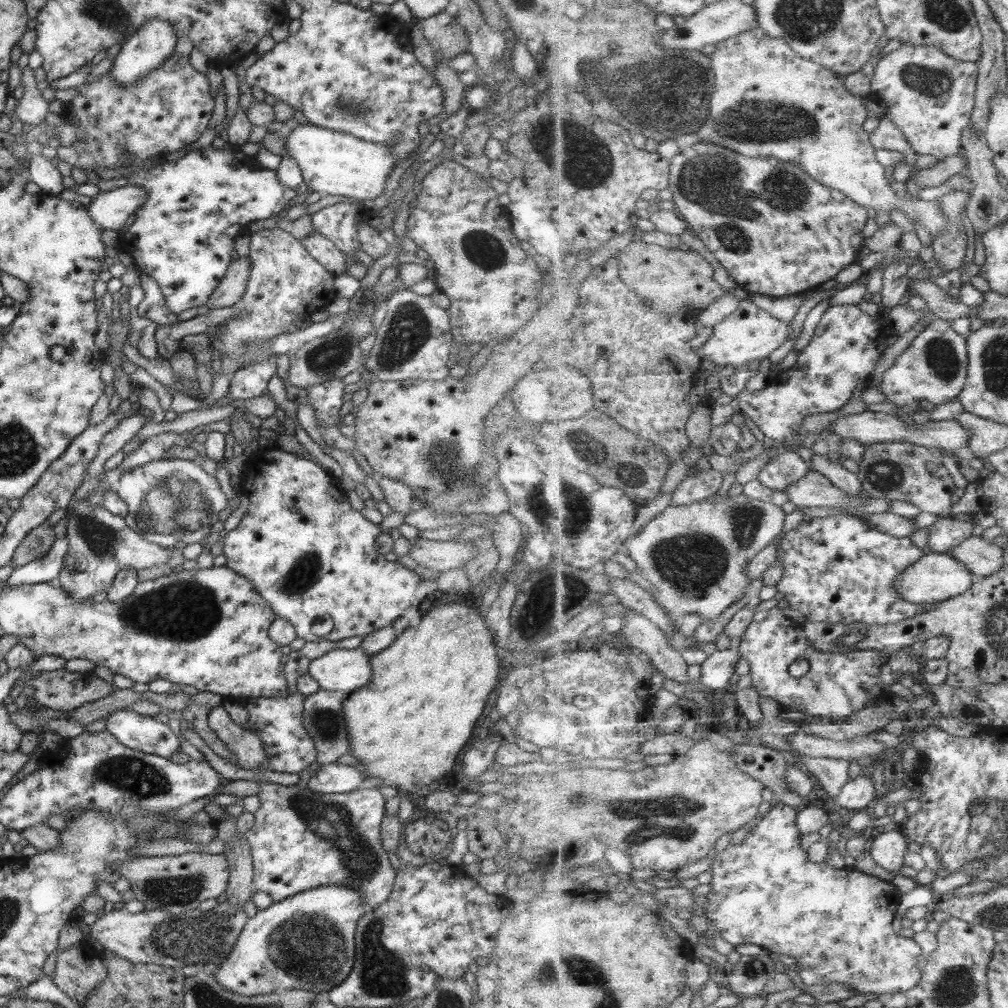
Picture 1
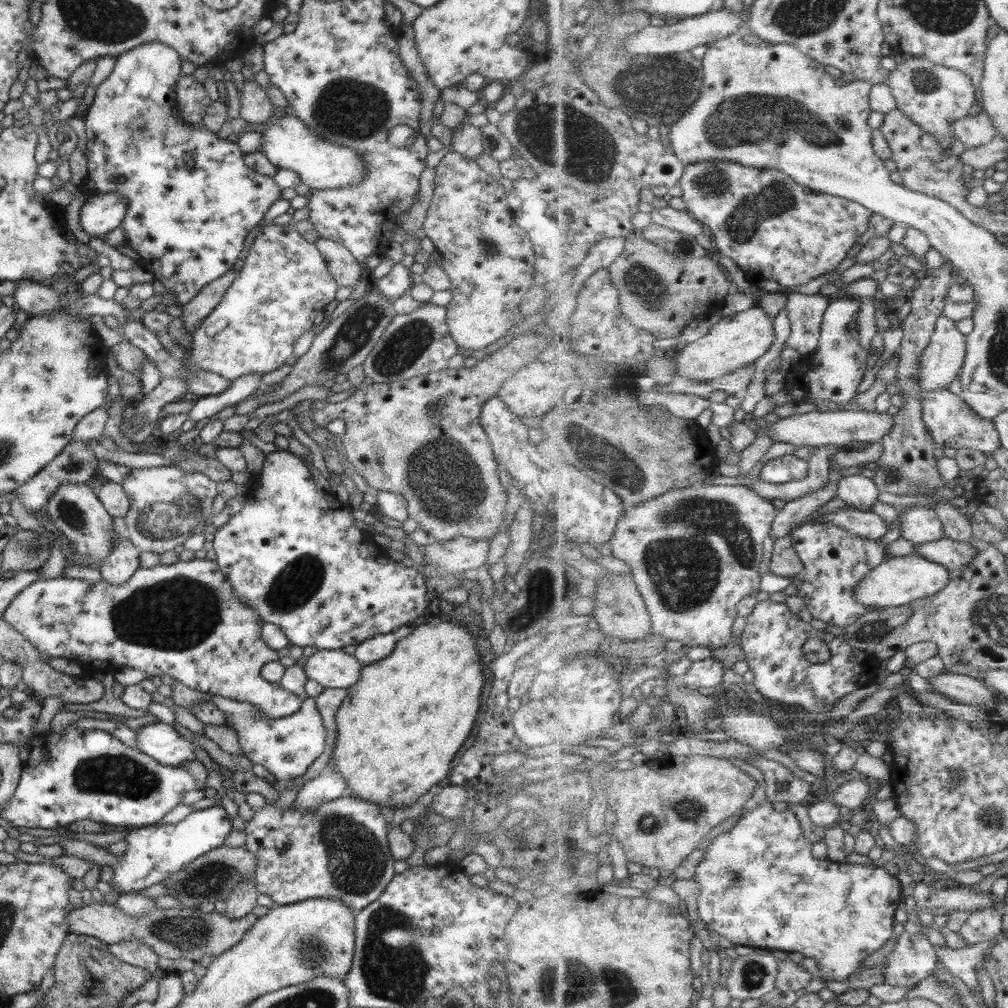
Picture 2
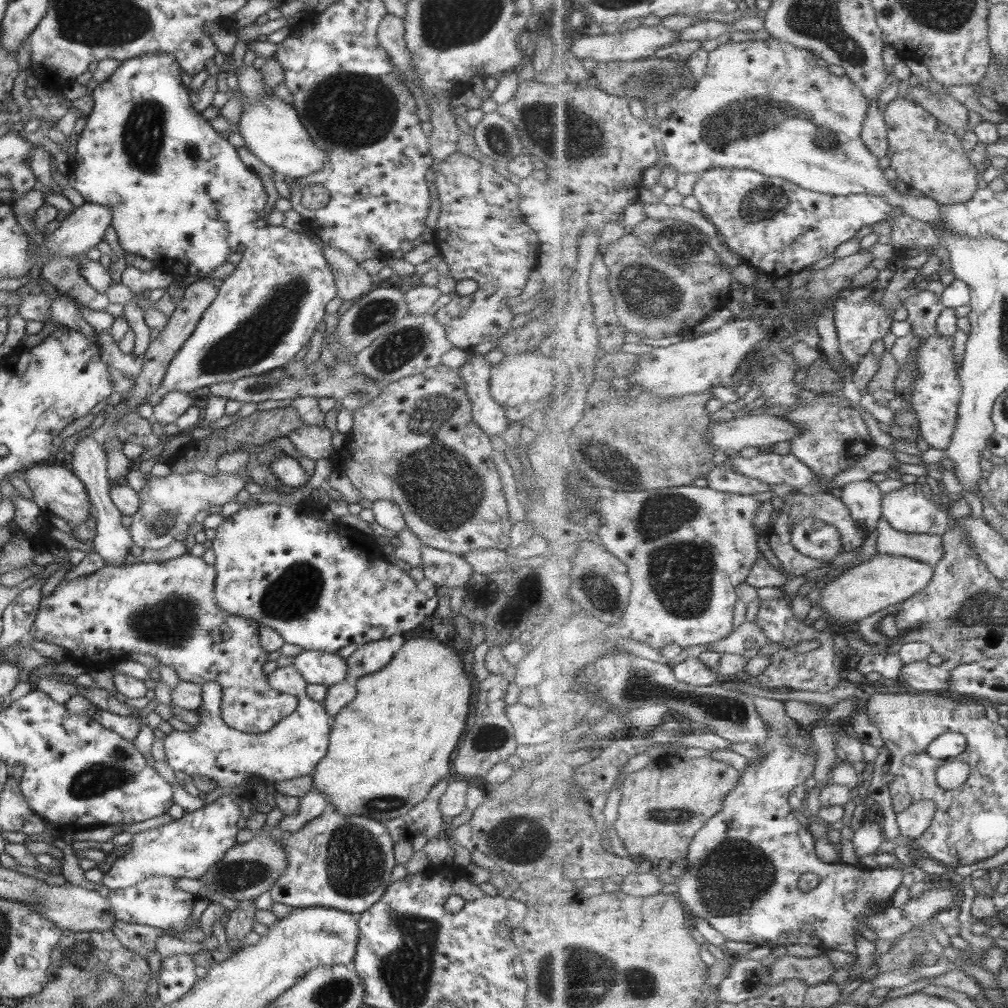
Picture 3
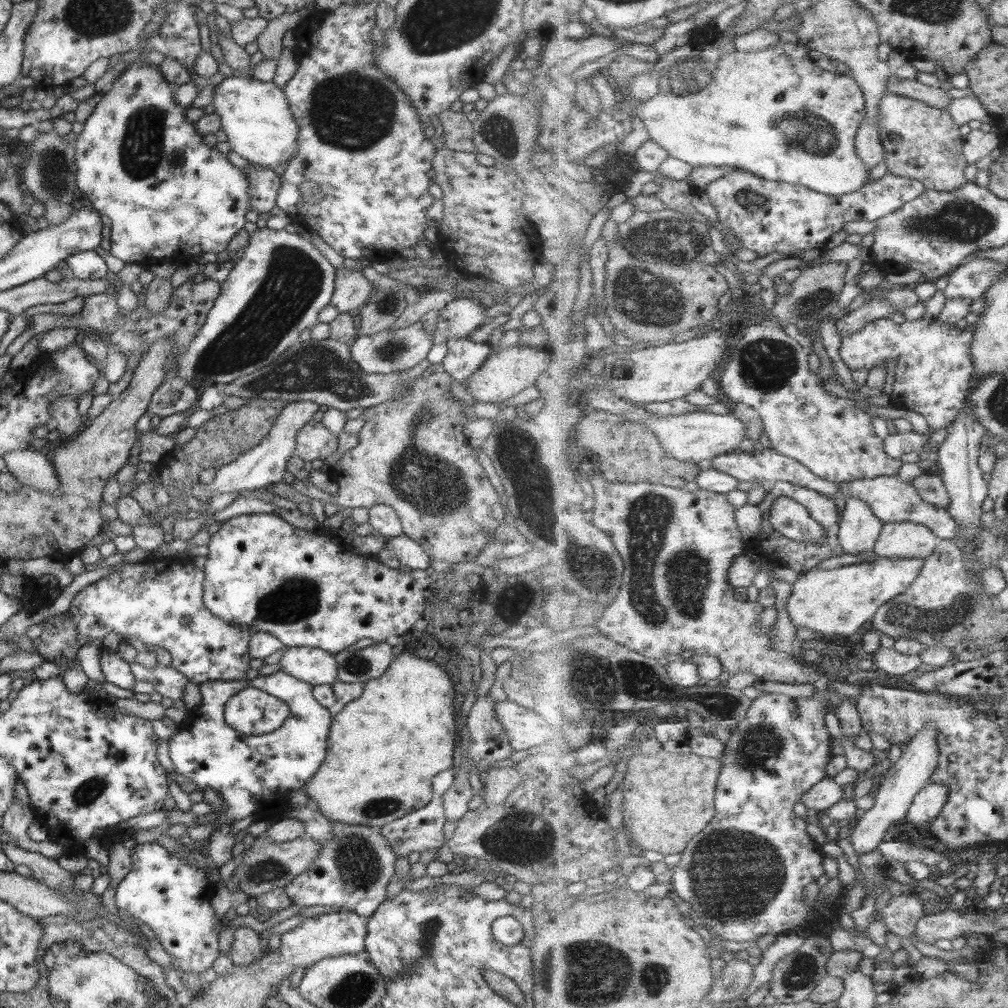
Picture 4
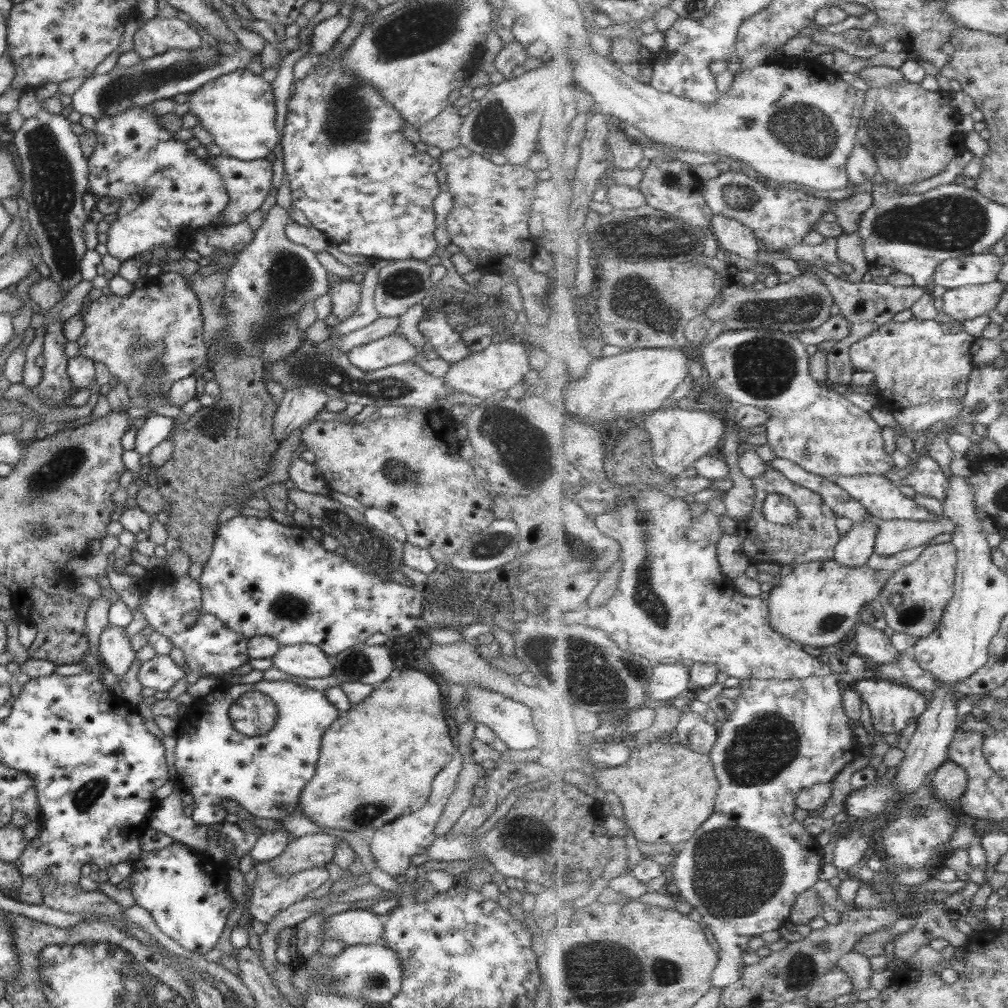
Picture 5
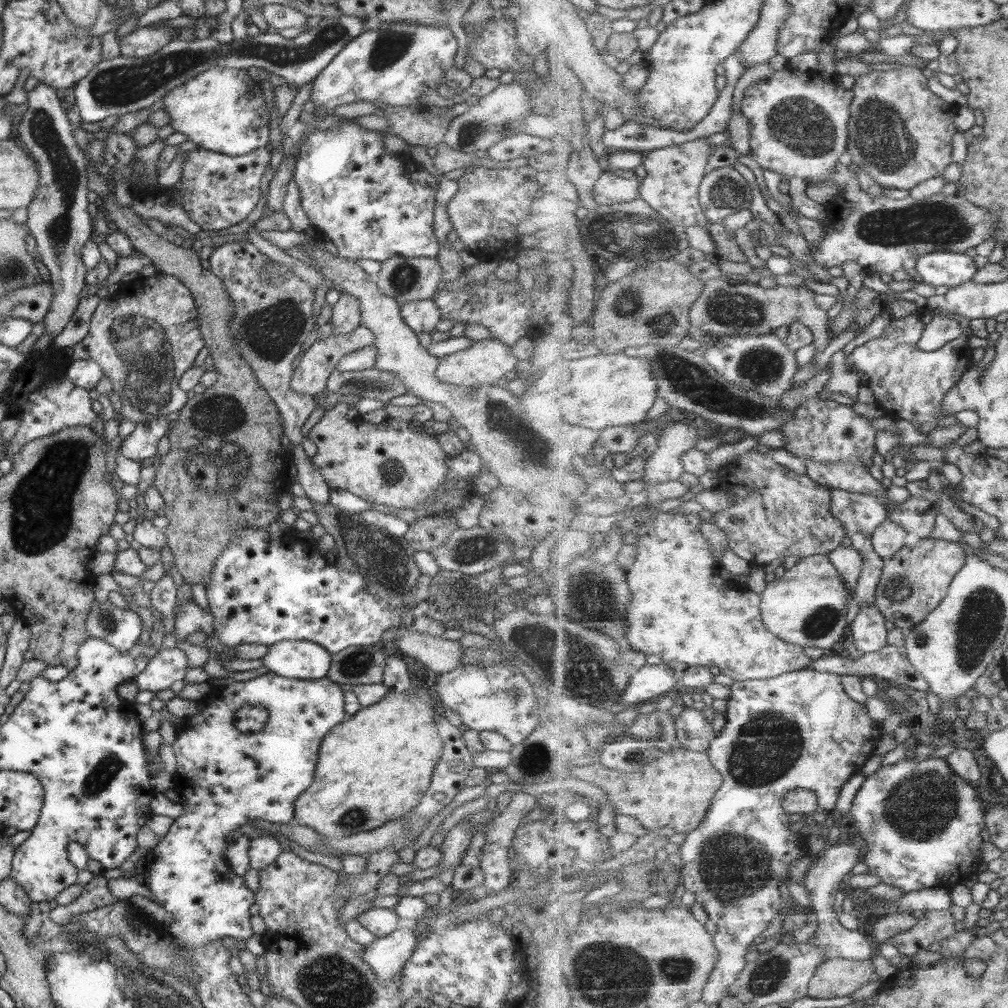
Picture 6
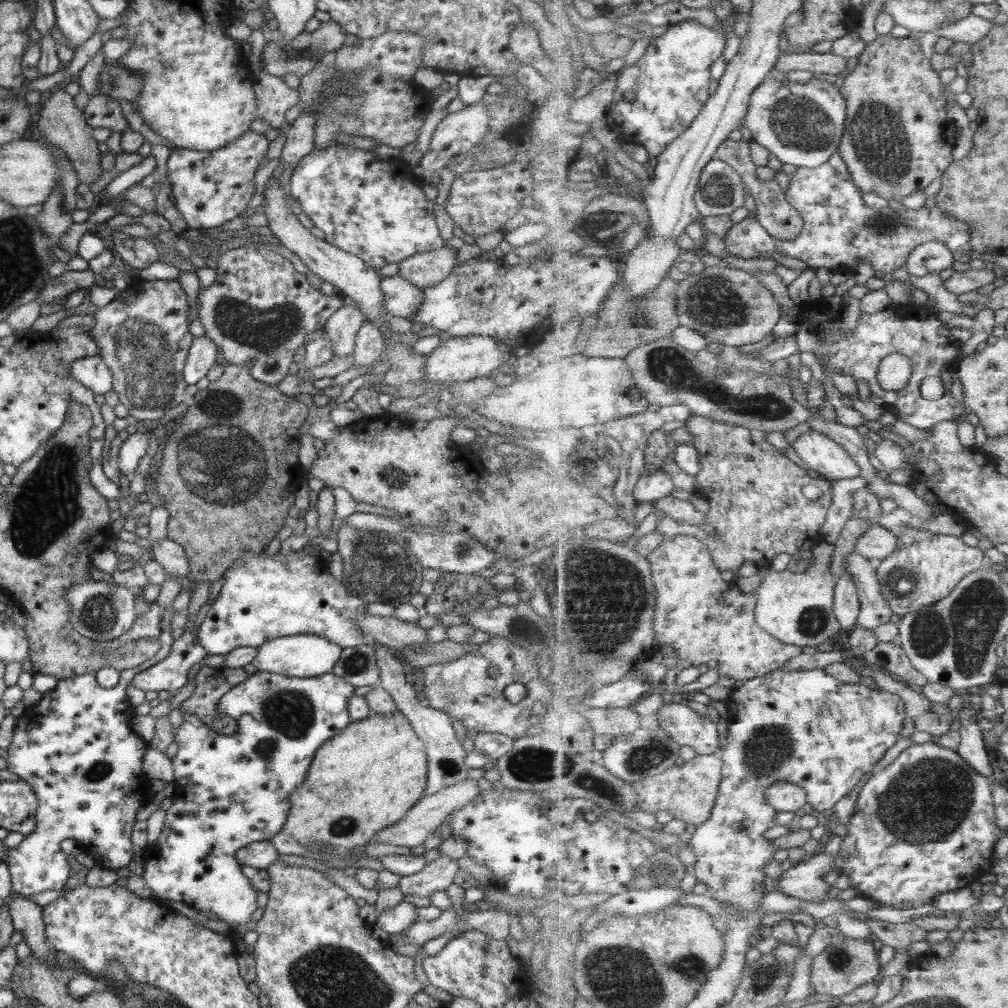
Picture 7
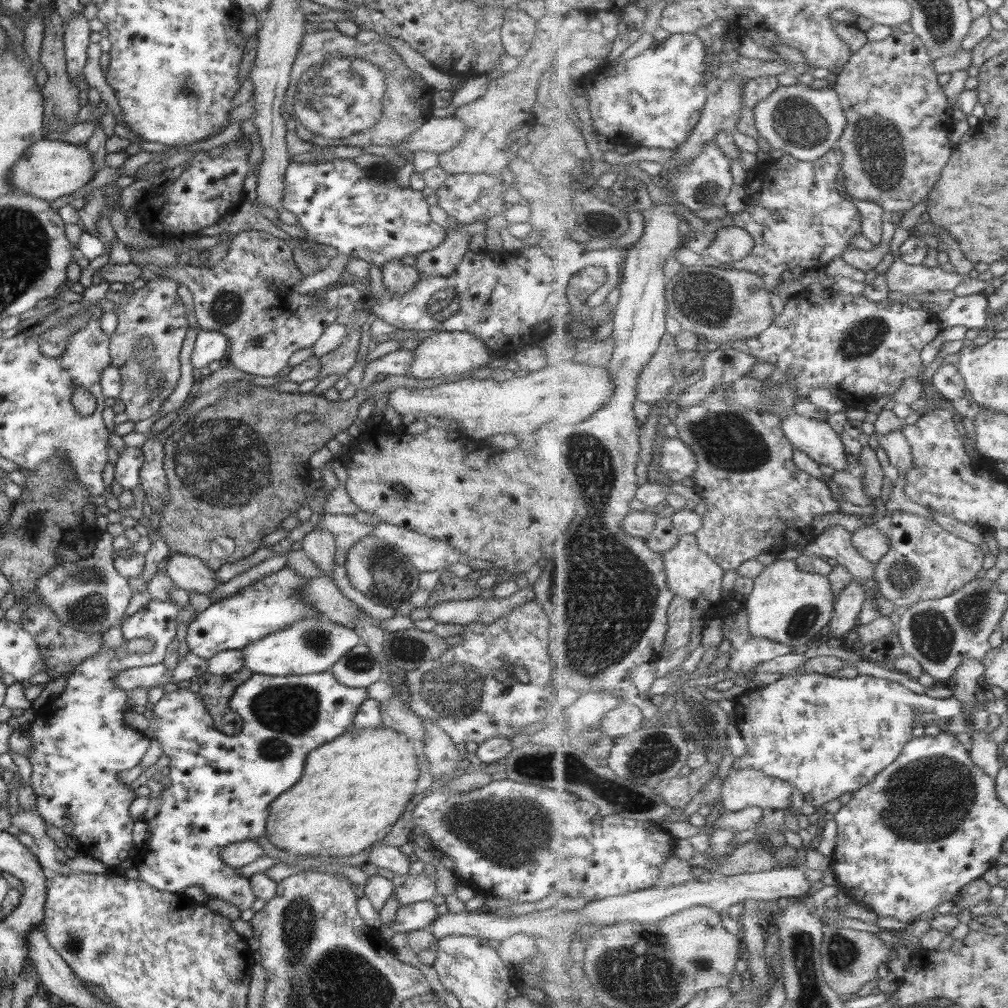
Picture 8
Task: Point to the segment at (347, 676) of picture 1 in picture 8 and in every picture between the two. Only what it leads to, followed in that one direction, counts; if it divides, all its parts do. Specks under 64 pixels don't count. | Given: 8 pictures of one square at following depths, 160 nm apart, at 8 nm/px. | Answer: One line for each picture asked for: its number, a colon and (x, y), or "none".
2: (333, 669)
3: (315, 667)
4: (314, 667)
5: (305, 661)
6: (301, 660)
7: (303, 655)
8: (308, 646)

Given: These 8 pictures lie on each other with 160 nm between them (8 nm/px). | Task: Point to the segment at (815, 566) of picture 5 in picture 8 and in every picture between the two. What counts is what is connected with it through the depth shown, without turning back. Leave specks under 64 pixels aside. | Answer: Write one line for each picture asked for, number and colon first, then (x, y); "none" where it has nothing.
6: (807, 606)
7: (798, 608)
8: (787, 605)

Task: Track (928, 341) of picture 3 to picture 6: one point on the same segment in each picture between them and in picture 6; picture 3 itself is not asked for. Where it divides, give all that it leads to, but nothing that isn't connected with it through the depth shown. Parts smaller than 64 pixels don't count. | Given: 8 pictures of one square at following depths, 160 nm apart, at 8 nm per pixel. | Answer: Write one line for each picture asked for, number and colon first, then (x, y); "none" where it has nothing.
4: (933, 375)
5: (921, 361)
6: (907, 381)

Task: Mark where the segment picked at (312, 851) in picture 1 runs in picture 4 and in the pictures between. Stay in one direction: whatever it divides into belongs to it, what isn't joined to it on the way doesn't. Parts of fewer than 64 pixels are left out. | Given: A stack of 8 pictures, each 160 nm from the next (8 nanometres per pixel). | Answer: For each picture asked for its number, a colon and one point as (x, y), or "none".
2: (338, 850)
3: (344, 862)
4: (351, 870)

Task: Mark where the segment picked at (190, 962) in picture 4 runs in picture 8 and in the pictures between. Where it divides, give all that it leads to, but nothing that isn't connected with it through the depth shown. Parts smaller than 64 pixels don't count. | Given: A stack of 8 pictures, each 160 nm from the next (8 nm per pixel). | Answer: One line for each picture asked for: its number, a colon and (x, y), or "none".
5: (186, 894)
6: (225, 778)
7: (233, 790)
8: (221, 788)

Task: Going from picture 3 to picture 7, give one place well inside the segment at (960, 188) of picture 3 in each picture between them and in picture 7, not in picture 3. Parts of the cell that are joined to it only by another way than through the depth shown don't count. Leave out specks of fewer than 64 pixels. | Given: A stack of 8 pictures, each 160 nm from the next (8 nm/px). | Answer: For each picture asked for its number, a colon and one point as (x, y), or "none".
4: (922, 142)
5: (912, 132)
6: (900, 132)
7: (898, 138)

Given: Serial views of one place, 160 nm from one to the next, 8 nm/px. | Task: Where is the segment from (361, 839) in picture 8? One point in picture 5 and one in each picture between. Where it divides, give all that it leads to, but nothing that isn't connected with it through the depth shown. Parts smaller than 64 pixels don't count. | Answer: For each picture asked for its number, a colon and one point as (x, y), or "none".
5: (377, 759)
6: (374, 766)
7: (366, 777)

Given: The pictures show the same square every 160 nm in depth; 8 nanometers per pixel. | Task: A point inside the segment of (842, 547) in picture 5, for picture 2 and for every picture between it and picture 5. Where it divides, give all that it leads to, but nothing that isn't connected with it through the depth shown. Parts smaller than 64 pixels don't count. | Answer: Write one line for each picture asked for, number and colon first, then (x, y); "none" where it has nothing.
2: (860, 492)
3: (864, 498)
4: (860, 527)

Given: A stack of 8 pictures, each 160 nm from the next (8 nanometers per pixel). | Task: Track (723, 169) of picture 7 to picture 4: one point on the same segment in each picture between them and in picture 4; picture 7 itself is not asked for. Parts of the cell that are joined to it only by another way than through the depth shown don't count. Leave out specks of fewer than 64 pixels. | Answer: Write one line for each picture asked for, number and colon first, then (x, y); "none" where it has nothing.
4: (767, 216)
5: (782, 217)
6: (723, 191)

